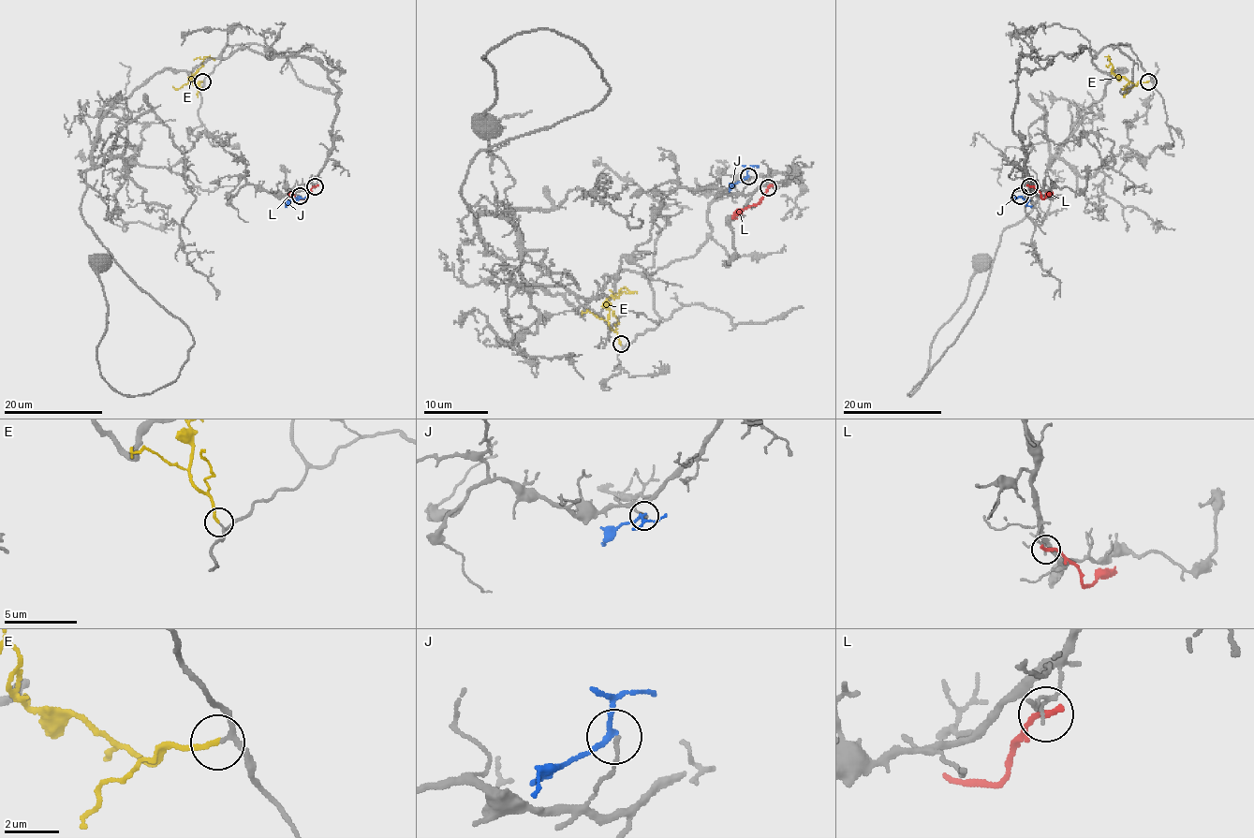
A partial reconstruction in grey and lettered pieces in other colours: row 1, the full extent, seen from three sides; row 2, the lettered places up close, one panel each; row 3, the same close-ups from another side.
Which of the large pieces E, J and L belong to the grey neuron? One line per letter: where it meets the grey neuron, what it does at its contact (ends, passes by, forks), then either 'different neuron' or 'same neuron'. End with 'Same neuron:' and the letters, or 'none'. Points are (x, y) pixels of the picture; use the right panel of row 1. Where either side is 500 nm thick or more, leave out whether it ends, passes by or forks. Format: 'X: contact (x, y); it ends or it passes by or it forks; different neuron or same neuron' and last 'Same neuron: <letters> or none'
E: contact (1148, 81); it ends; different neuron
J: contact (1020, 196); it passes by; different neuron
L: contact (1029, 186); it ends; different neuron
Same neuron: none

